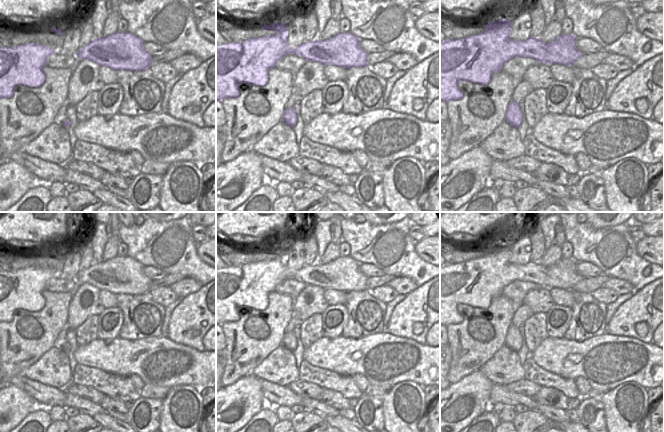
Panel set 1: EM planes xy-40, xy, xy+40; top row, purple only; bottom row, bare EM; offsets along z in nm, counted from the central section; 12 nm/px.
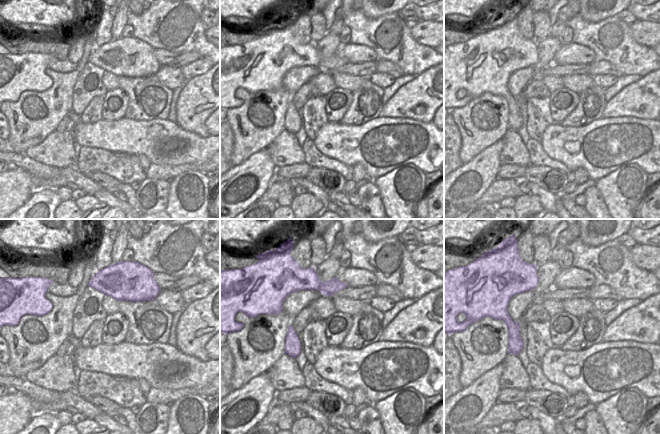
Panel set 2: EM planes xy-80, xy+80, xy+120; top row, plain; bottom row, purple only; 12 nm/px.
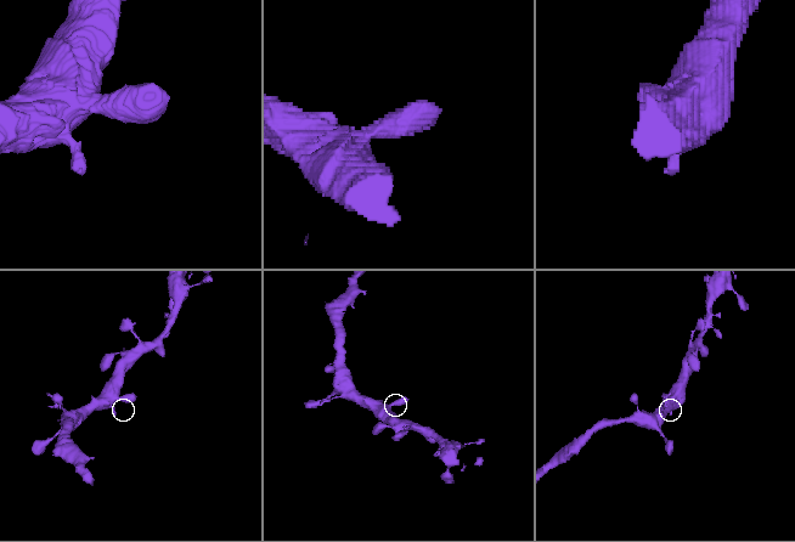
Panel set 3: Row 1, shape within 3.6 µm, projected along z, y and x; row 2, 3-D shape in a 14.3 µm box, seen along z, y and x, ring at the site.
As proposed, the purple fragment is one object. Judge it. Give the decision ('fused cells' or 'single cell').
single cell

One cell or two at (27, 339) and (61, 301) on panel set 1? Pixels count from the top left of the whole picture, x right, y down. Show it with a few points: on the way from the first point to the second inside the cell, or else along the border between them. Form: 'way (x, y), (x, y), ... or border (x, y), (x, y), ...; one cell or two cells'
way (35, 330), (52, 310); one cell

